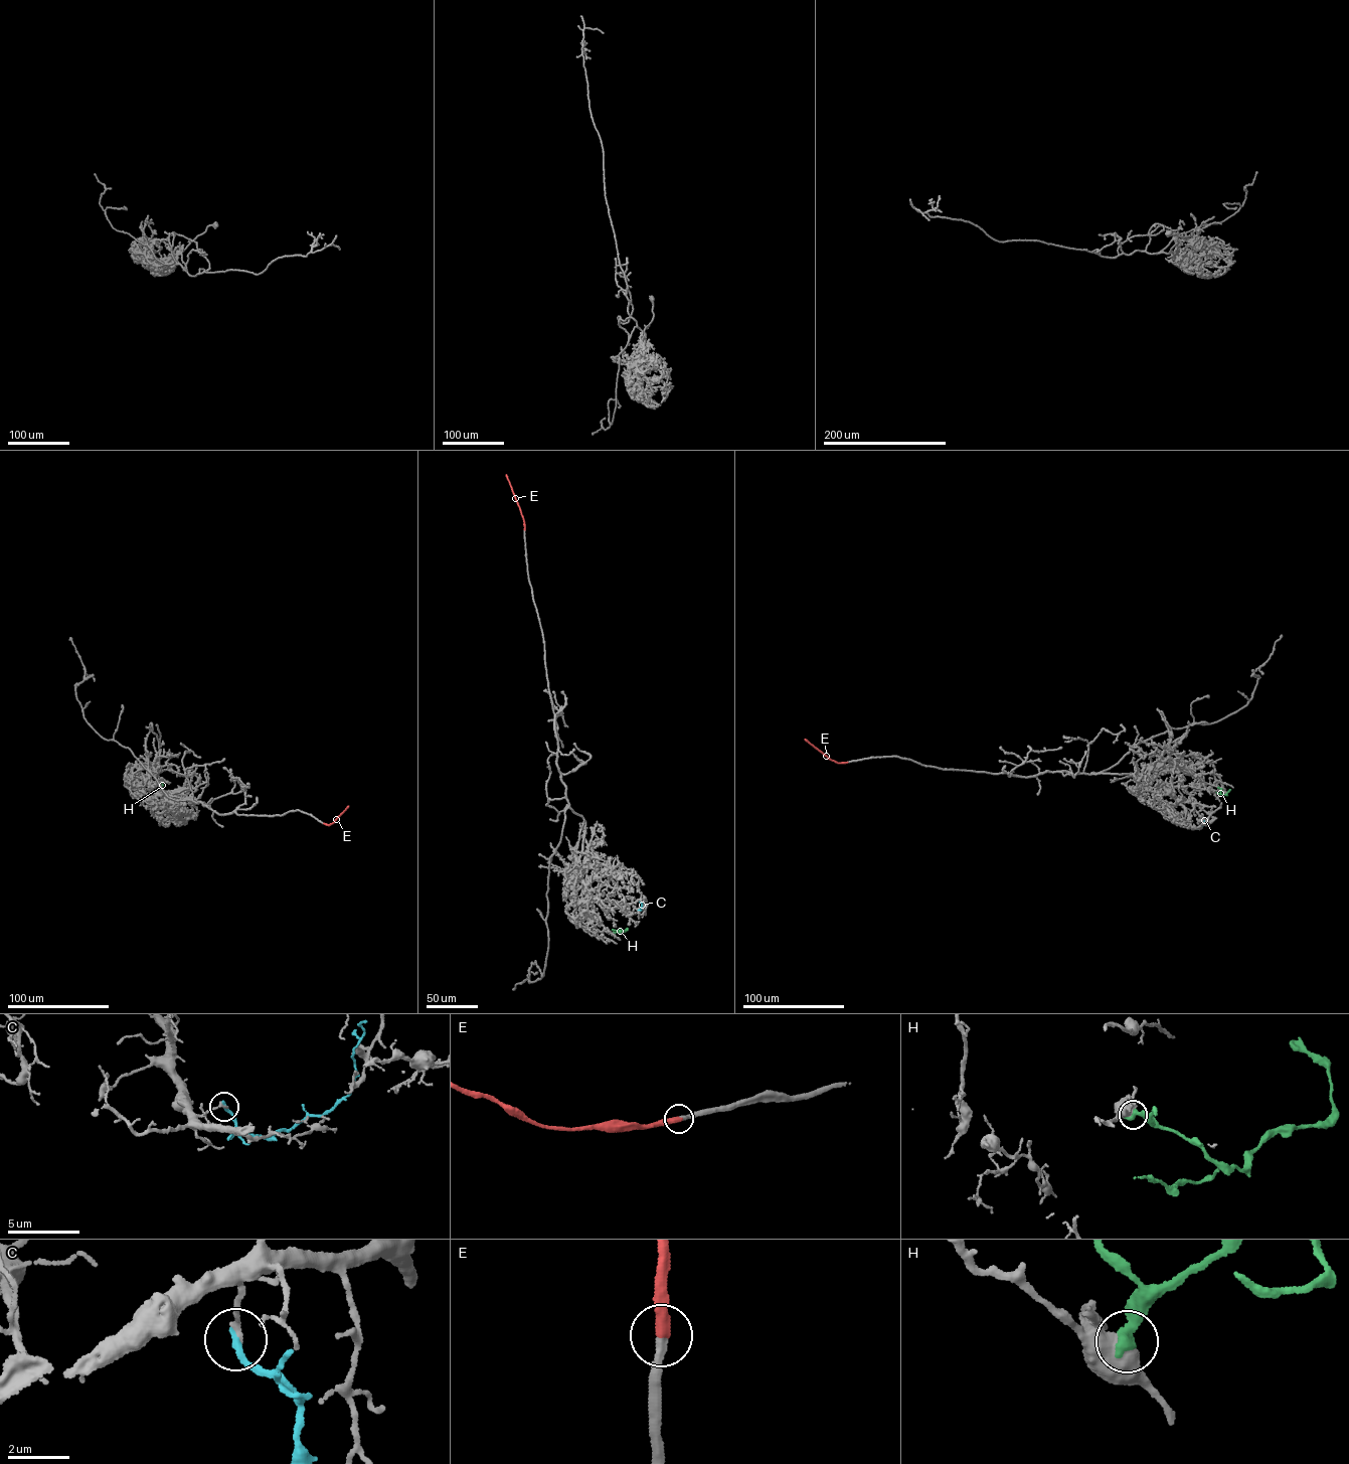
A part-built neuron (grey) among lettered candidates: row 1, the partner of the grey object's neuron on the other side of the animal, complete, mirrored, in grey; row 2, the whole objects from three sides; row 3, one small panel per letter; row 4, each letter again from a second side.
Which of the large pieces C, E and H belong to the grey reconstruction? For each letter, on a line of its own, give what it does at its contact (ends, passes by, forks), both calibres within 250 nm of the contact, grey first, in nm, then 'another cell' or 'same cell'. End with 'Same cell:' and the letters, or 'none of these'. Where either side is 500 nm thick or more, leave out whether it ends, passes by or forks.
C: it ends there; 170 nm thick on the grey side, 260 nm on the other; another cell
E: it ends there; 280 nm thick on the grey side, 400 nm on the other; same cell
H: 750 nm thick on the grey side, 440 nm on the other; another cell
Same cell: E

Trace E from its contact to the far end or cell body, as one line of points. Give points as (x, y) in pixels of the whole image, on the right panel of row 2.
E: (847, 762), (830, 760), (805, 739)

